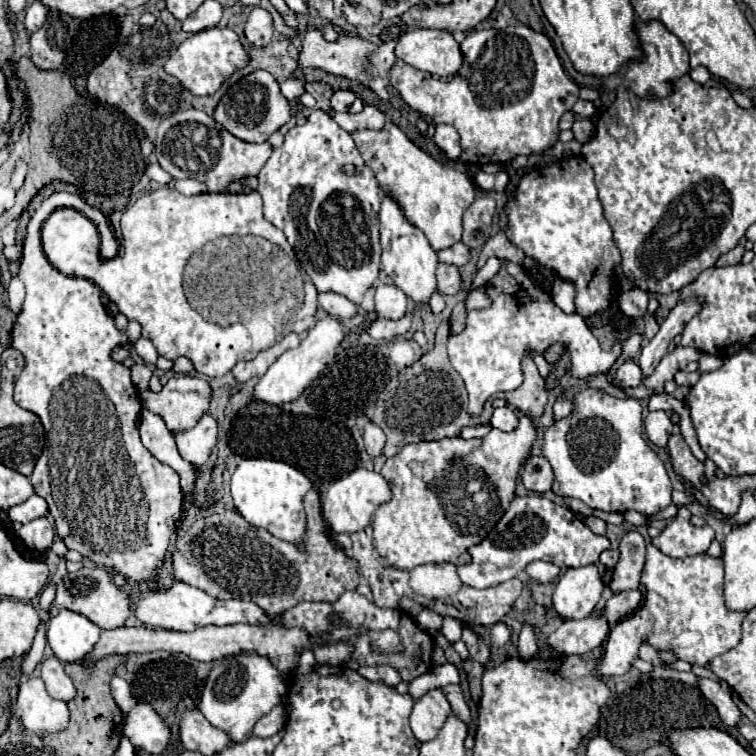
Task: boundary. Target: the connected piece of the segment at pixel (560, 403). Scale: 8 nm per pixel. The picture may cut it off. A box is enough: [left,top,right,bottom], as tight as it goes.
[553,400,573,420]

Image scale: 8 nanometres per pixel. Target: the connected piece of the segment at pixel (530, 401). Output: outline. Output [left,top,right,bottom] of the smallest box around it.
[499,358,547,418]

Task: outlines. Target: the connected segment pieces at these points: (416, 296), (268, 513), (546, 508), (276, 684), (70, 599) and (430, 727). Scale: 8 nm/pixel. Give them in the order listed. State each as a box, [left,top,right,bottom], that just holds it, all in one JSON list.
[[379,196,439,306],[231,458,311,542],[457,496,609,588],[199,656,287,742],[49,566,131,630],[409,688,451,742]]

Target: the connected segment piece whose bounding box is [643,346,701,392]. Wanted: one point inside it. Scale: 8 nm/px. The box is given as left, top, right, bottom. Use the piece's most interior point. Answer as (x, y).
(680, 356)

